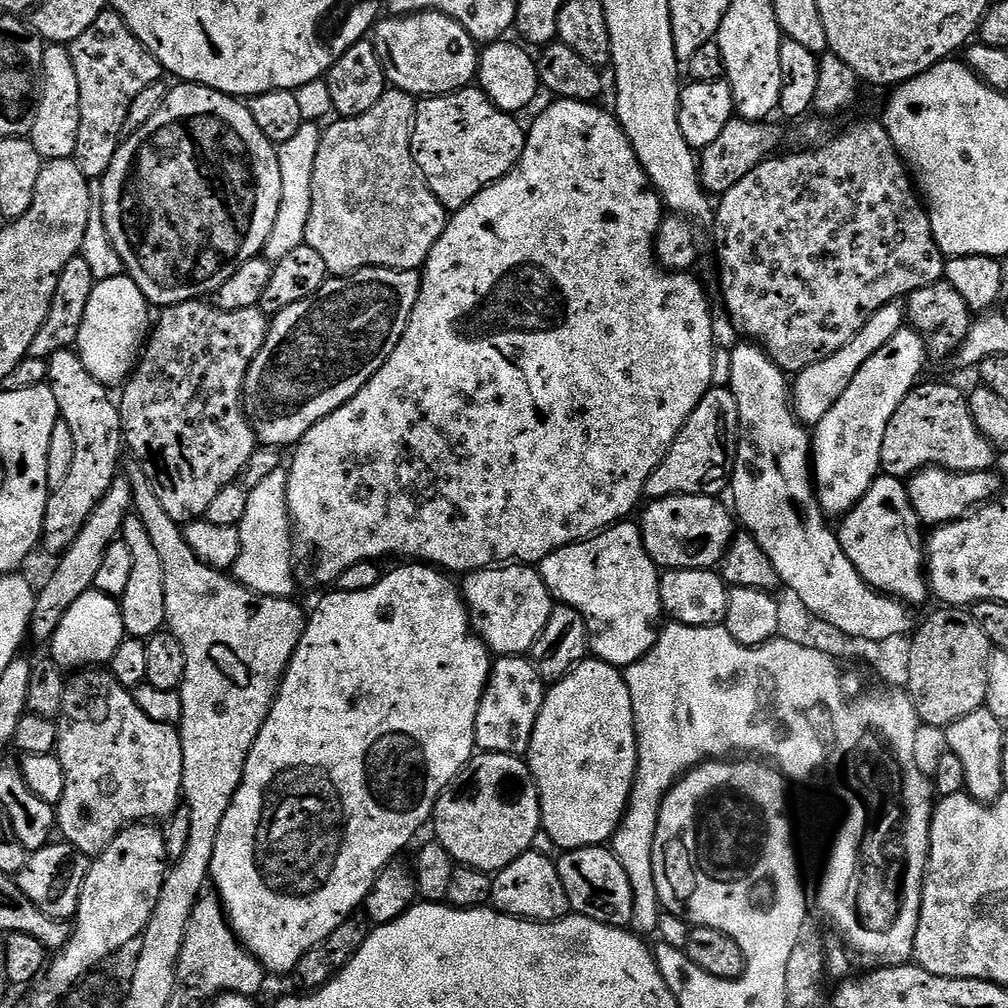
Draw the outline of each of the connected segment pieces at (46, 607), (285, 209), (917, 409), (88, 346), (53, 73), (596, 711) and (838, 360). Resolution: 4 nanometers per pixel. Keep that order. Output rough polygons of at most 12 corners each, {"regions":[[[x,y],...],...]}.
{"regions":[[[118,478],[37,591],[30,629],[50,641],[94,588],[132,511]],[[305,122],[279,145],[282,202],[265,260],[298,250],[310,222],[322,128]],[[917,383],[880,470],[986,472],[997,449],[952,384]],[[126,274],[97,281],[76,350],[105,387],[135,369],[150,306]],[[48,44],[30,137],[45,162],[78,146],[78,78]],[[585,658],[526,753],[540,826],[607,845],[636,777],[624,673]],[[890,302],[842,350],[795,373],[792,409],[814,426],[905,326]]]}

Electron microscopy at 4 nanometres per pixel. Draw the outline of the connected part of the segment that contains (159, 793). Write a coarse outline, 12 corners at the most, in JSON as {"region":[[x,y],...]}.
{"region":[[108,670],[67,677],[58,832],[89,858],[181,807],[182,742]]}

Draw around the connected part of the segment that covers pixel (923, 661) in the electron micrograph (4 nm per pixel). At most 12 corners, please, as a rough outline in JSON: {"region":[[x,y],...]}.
{"region":[[971,611],[915,629],[906,687],[921,725],[984,707],[994,645]]}

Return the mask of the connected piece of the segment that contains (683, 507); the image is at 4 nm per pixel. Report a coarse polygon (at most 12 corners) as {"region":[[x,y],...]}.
{"region":[[667,496],[638,520],[661,570],[715,569],[734,516],[715,496]]}

